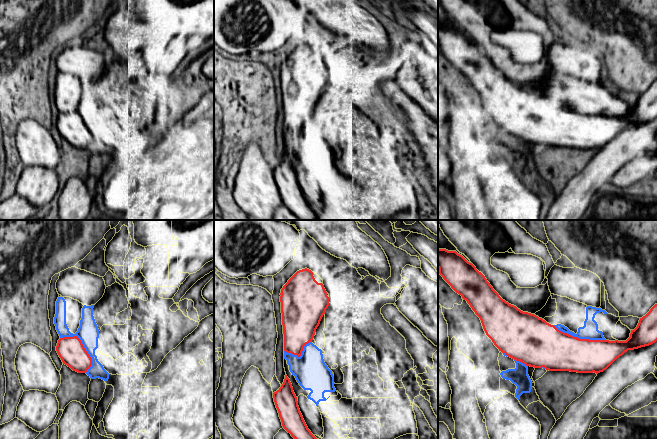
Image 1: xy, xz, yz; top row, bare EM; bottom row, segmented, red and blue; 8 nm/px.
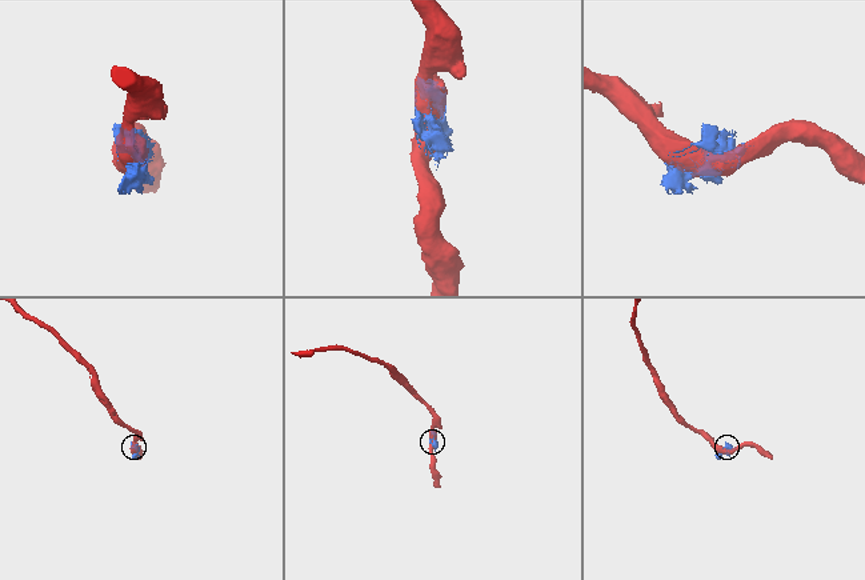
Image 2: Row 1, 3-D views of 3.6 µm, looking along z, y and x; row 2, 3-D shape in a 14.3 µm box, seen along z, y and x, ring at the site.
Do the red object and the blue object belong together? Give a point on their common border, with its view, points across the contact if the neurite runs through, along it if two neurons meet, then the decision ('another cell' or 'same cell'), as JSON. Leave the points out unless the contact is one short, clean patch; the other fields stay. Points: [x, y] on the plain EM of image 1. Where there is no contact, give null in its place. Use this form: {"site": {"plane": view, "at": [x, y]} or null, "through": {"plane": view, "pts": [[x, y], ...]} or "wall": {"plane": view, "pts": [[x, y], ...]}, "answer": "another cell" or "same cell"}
{"site": {"plane": "xy", "at": [83, 122]}, "answer": "another cell"}

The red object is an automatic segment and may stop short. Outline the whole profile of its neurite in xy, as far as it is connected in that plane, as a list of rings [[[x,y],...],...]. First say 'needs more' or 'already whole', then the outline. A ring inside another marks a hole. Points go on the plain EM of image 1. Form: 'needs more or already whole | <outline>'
already whole | [[[77,112],[60,114],[56,127],[63,140],[78,149],[86,149],[92,141],[90,131]]]

